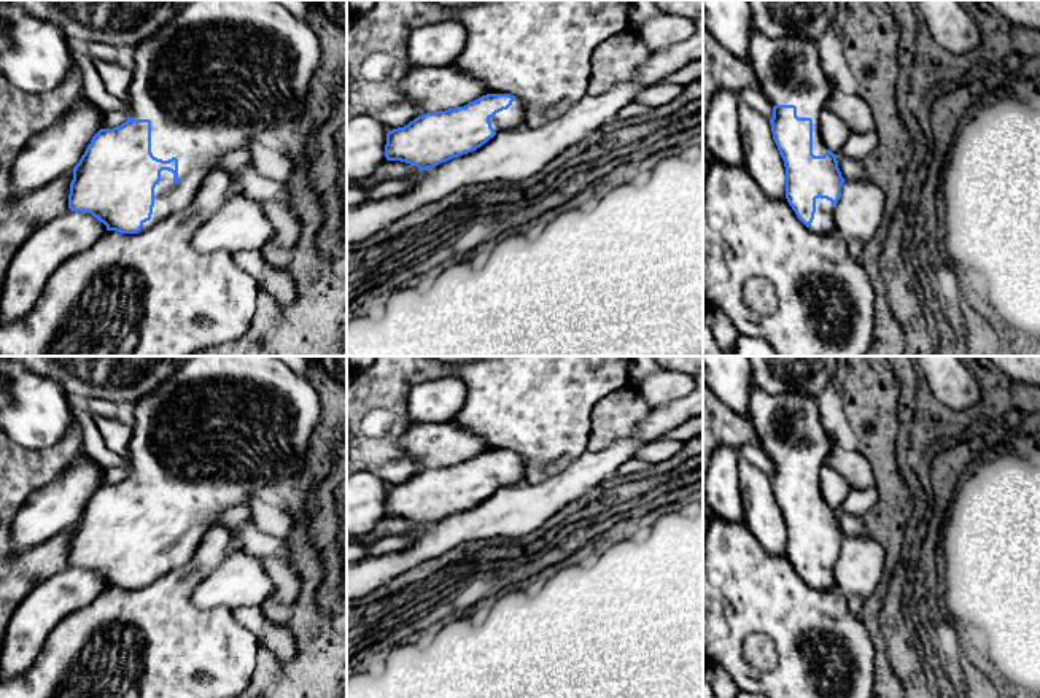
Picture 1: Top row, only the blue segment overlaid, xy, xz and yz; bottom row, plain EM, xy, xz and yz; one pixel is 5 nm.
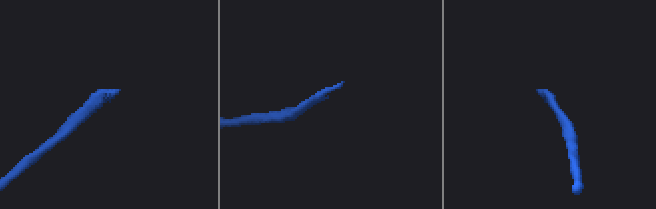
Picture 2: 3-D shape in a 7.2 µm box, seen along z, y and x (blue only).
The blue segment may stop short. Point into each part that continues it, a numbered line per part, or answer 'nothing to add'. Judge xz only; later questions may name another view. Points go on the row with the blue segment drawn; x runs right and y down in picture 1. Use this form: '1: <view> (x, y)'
1: xz (539, 51)

